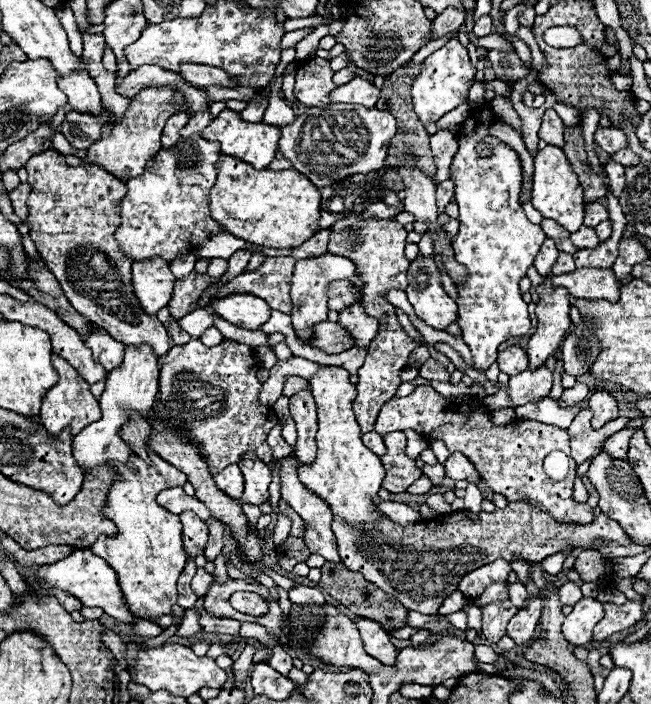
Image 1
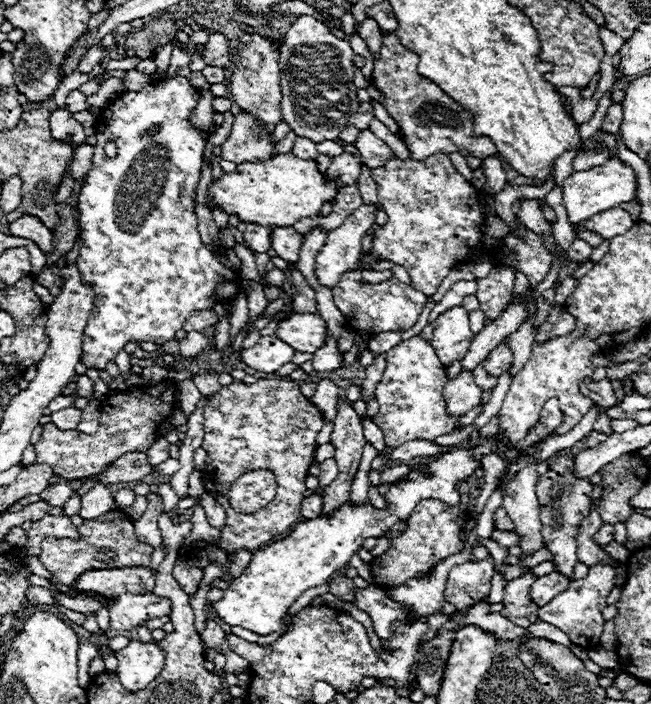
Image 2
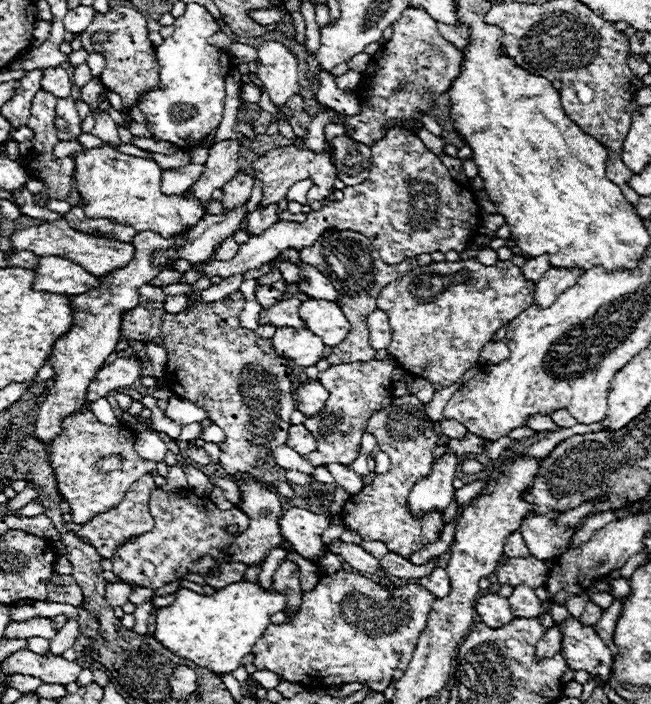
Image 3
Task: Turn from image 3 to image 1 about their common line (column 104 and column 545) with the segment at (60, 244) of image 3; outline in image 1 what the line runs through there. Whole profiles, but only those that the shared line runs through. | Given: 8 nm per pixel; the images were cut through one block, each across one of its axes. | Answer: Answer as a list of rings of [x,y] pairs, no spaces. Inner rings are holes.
[[[546,238],[544,244],[542,244],[542,248],[540,248],[540,252],[538,252],[538,256],[534,258],[534,268],[536,268],[542,276],[546,276],[546,274],[552,270],[552,266],[554,266],[558,254],[560,254],[560,252],[556,250],[554,240]]]

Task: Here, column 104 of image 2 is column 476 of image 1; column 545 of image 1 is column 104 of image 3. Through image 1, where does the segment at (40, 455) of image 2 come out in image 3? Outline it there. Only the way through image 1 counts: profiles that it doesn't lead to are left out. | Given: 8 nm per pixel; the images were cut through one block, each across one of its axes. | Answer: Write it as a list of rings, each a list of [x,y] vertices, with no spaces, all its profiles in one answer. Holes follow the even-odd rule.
[[[88,410],[64,418],[62,434],[56,436],[52,444],[48,444],[48,462],[56,476],[56,488],[60,496],[70,504],[72,518],[78,524],[86,524],[92,516],[114,508],[126,496],[132,482],[156,470],[156,462],[140,458],[138,452],[134,450],[134,430],[130,426],[102,424]],[[112,454],[122,458],[122,468],[112,470],[108,474],[100,472],[96,468],[98,460]]]

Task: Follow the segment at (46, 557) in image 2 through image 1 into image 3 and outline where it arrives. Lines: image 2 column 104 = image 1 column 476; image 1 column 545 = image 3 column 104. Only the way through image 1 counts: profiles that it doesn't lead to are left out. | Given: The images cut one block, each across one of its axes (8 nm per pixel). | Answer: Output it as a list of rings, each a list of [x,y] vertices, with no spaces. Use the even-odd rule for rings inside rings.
[[[146,474],[146,476],[140,476],[140,480],[136,480],[132,484],[132,488],[128,490],[128,494],[124,496],[124,500],[116,506],[116,508],[110,508],[108,512],[104,514],[96,514],[92,520],[88,520],[88,524],[84,524],[80,530],[78,530],[78,536],[92,544],[96,548],[96,552],[102,556],[102,558],[108,558],[112,560],[114,558],[114,552],[116,548],[130,540],[132,536],[140,536],[144,532],[150,532],[154,528],[154,518],[148,510],[148,502],[150,502],[150,492],[152,488],[156,488],[154,484],[154,478],[152,474]]]

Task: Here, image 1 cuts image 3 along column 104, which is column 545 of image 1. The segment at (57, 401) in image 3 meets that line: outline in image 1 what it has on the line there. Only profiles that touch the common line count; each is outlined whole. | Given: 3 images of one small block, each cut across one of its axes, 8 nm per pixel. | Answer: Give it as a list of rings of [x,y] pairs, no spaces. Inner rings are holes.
[[[552,274],[544,276],[544,282],[536,288],[540,300],[536,304],[538,328],[536,334],[528,342],[528,358],[530,368],[538,368],[544,364],[548,356],[554,356],[558,346],[562,344],[570,322],[570,304],[566,288],[552,286]]]

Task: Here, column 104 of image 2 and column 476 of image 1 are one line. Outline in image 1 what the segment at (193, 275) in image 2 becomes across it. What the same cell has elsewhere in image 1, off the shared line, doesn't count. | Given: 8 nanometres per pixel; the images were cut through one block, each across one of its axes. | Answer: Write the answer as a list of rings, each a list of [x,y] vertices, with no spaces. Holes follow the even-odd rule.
[[[488,106],[474,108],[458,130],[458,154],[450,166],[450,178],[454,180],[454,198],[460,206],[460,232],[452,238],[454,260],[468,270],[468,278],[456,284],[458,296],[458,326],[464,342],[472,350],[472,358],[478,370],[486,370],[496,362],[498,346],[506,338],[520,338],[530,330],[528,304],[522,300],[518,282],[532,266],[546,234],[538,224],[532,224],[520,202],[522,166],[520,156],[508,144],[496,140],[492,134],[484,136],[494,152],[490,158],[480,158],[474,146],[482,140],[482,128],[490,128],[496,122],[494,112]]]

